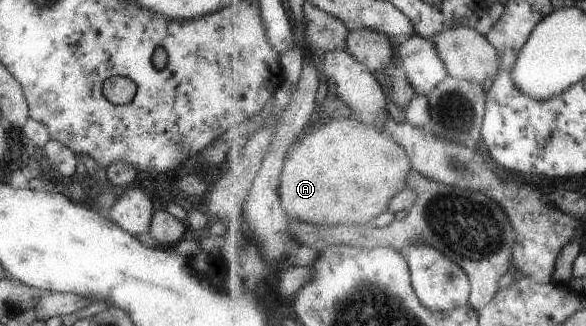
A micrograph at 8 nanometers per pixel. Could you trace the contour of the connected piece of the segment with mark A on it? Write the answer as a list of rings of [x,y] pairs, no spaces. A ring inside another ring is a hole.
[[[340,117],[338,119],[332,119],[332,121],[316,125],[315,129],[310,133],[310,135],[305,137],[300,141],[300,143],[298,143],[298,145],[296,144],[291,149],[286,158],[281,175],[281,202],[290,219],[292,220],[300,220],[303,222],[320,225],[369,224],[372,219],[376,219],[376,217],[378,217],[378,215],[382,215],[384,211],[389,211],[392,199],[409,187],[409,177],[411,176],[412,172],[413,163],[408,155],[408,152],[406,152],[405,149],[386,131],[377,130],[374,126],[371,126],[370,124],[367,124],[356,117]]]

